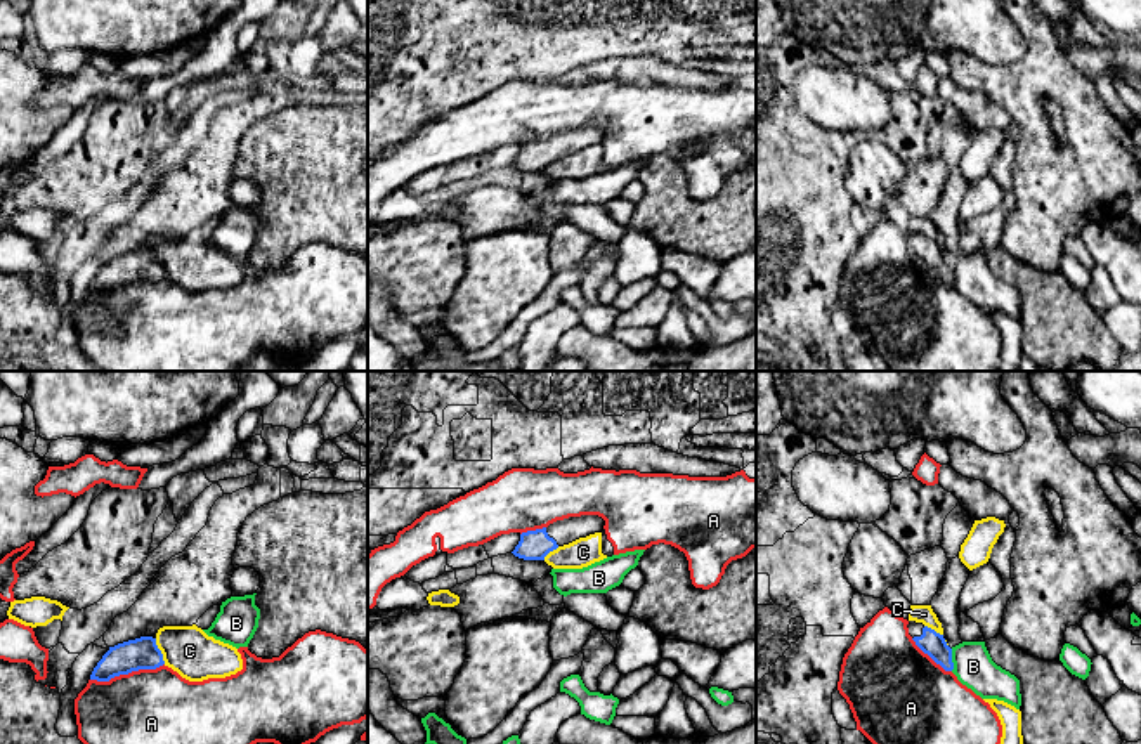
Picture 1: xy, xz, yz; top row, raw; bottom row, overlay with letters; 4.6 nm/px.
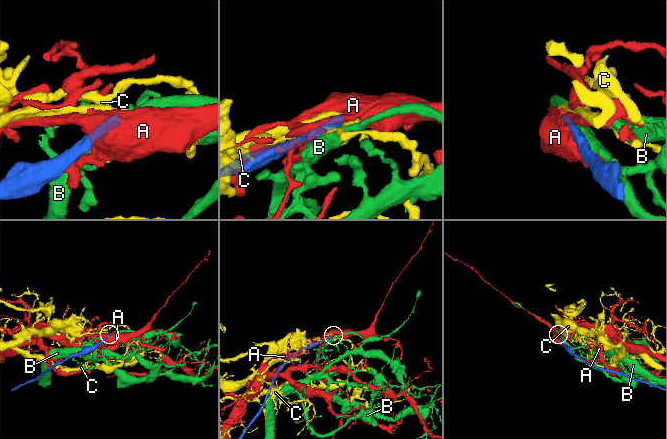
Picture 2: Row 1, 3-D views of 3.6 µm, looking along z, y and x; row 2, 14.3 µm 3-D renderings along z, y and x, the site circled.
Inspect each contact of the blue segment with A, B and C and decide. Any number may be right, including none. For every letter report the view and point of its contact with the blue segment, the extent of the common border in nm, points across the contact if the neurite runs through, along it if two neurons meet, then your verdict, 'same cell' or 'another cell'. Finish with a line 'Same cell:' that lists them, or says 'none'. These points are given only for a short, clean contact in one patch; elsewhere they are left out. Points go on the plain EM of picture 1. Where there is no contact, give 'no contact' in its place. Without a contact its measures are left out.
A: meets blue in xy at (127, 285); contact 360 nm long; another cell
B: meets blue in yz at (951, 271); contact 100 nm long; another cell
C: meets blue in xy at (160, 262); contact 130 nm long; border along xy (155, 250), (165, 274); another cell
Same cell: none

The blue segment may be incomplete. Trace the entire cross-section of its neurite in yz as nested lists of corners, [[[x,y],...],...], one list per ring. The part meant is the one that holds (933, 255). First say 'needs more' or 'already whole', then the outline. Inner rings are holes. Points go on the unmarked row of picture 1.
needs more; [[[909,232],[907,239],[909,246],[924,265],[928,265],[945,283],[954,281],[952,260],[947,257],[943,246],[916,232]]]

